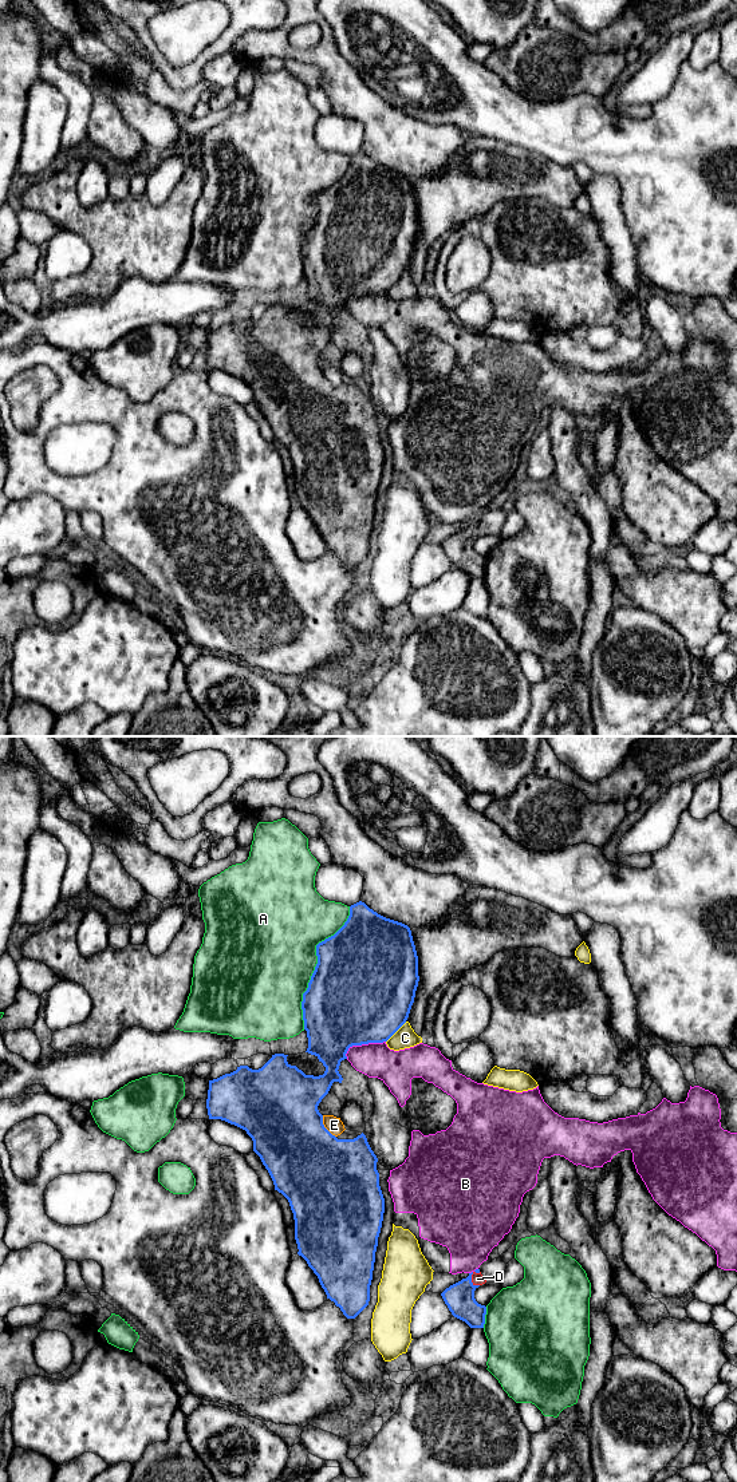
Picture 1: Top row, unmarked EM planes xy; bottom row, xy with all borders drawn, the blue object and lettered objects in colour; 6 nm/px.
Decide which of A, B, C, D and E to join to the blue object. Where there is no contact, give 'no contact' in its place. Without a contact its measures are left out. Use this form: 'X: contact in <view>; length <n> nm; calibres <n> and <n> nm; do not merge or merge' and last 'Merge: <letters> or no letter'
A: contact in xy; length 800 nm; calibres 500 and 480 nm; do not merge
B: contact in xy; length 260 nm; calibres 500 and 220 nm; do not merge
C: contact in xy; length 180 nm; calibres 500 and 130 nm; do not merge
D: contact in xy; length 100 nm; calibres 180 and 80 nm; merge
E: contact in xy; length 160 nm; calibres 460 and 100 nm; do not merge
Merge: D

